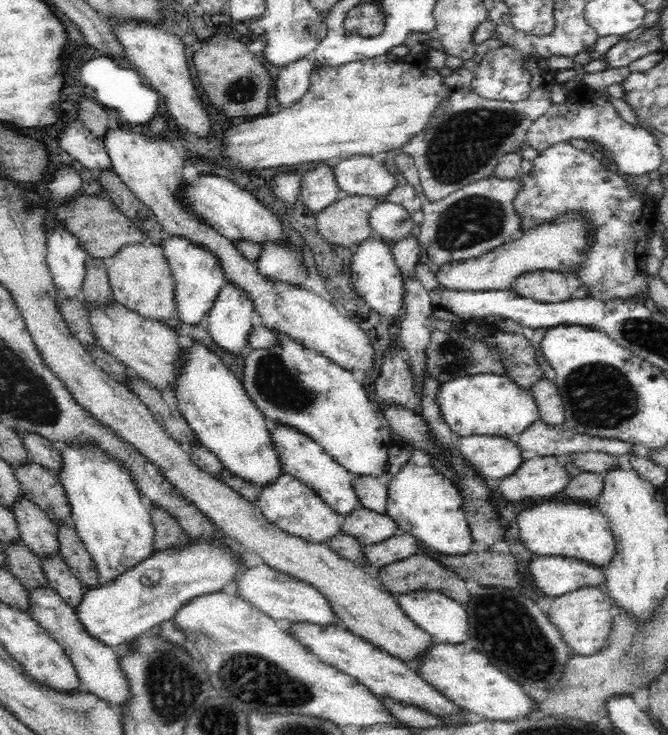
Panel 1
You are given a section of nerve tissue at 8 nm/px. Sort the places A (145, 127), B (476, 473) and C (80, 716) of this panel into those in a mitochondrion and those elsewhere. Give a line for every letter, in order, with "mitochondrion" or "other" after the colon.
A: other
B: other
C: mitochondrion

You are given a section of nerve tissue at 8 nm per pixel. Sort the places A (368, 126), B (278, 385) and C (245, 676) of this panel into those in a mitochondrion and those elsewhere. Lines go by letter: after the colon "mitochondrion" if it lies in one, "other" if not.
A: other
B: mitochondrion
C: mitochondrion

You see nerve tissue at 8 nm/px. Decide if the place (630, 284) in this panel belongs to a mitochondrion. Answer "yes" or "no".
no

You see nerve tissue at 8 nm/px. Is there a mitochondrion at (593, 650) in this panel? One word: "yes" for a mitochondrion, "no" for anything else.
no

